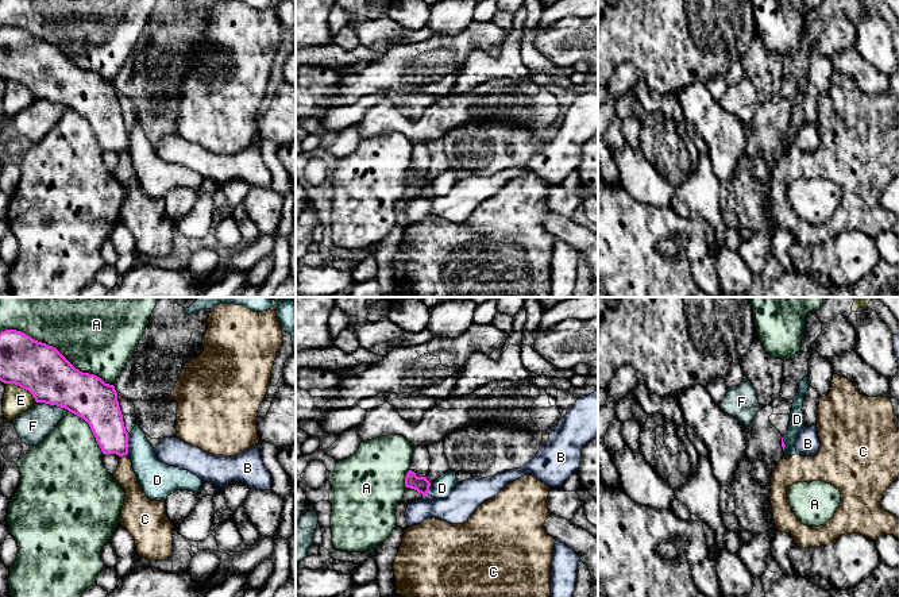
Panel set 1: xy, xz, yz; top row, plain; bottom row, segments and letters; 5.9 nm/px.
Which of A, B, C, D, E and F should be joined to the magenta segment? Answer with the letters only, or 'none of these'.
none of these

